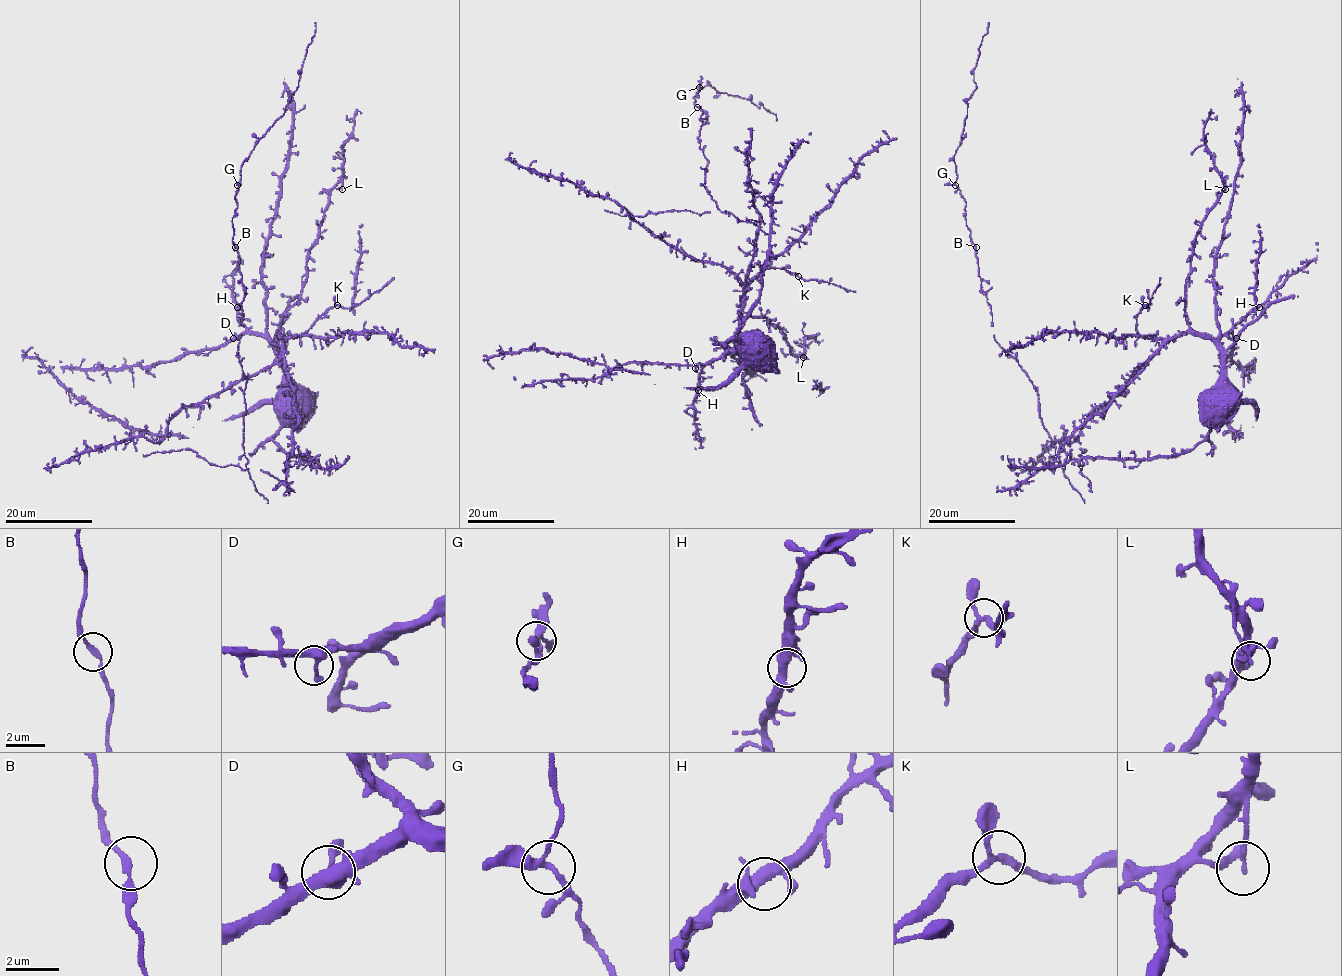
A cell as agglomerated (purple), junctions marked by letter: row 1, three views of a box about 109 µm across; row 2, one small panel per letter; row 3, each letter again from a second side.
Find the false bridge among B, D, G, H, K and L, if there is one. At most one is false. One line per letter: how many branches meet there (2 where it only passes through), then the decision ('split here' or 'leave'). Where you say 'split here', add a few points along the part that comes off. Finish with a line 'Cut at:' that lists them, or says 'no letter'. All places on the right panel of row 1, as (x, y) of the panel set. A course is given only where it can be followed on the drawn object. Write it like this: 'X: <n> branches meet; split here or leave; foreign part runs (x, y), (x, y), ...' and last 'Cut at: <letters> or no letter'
B: 2 branches meet; leave
D: 3 branches meet; leave
G: 3 branches meet; leave
H: 3 branches meet; leave
K: 3 branches meet; leave
L: 2 branches meet; leave
Cut at: no letter

